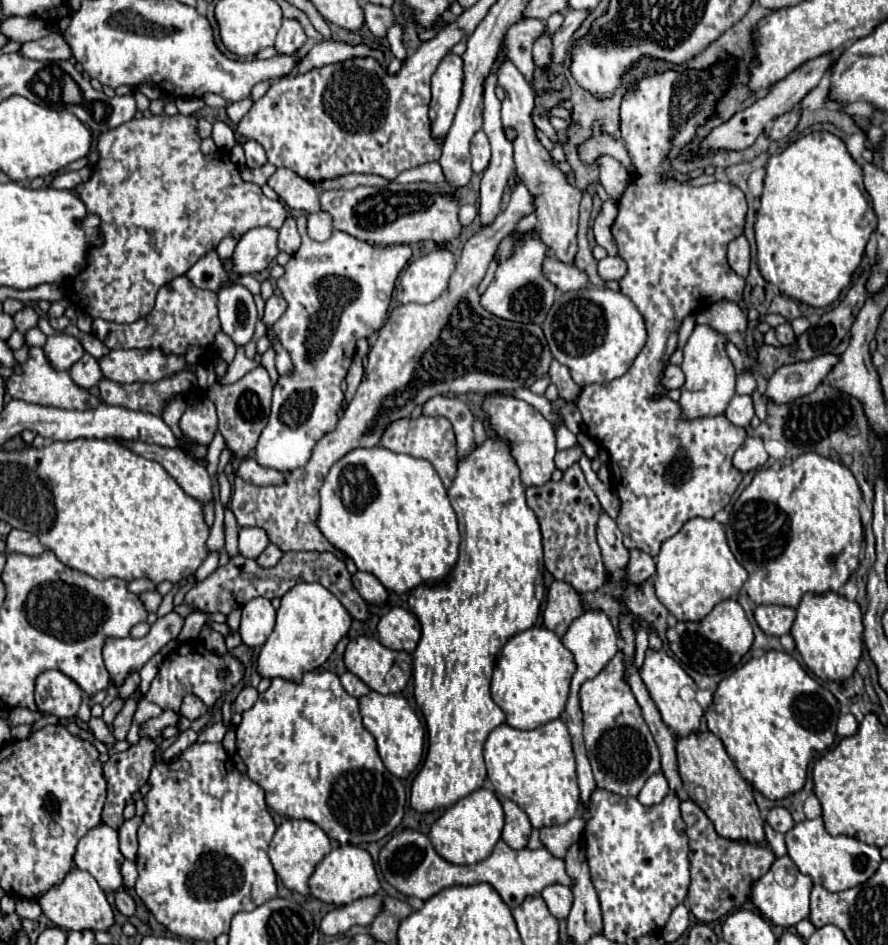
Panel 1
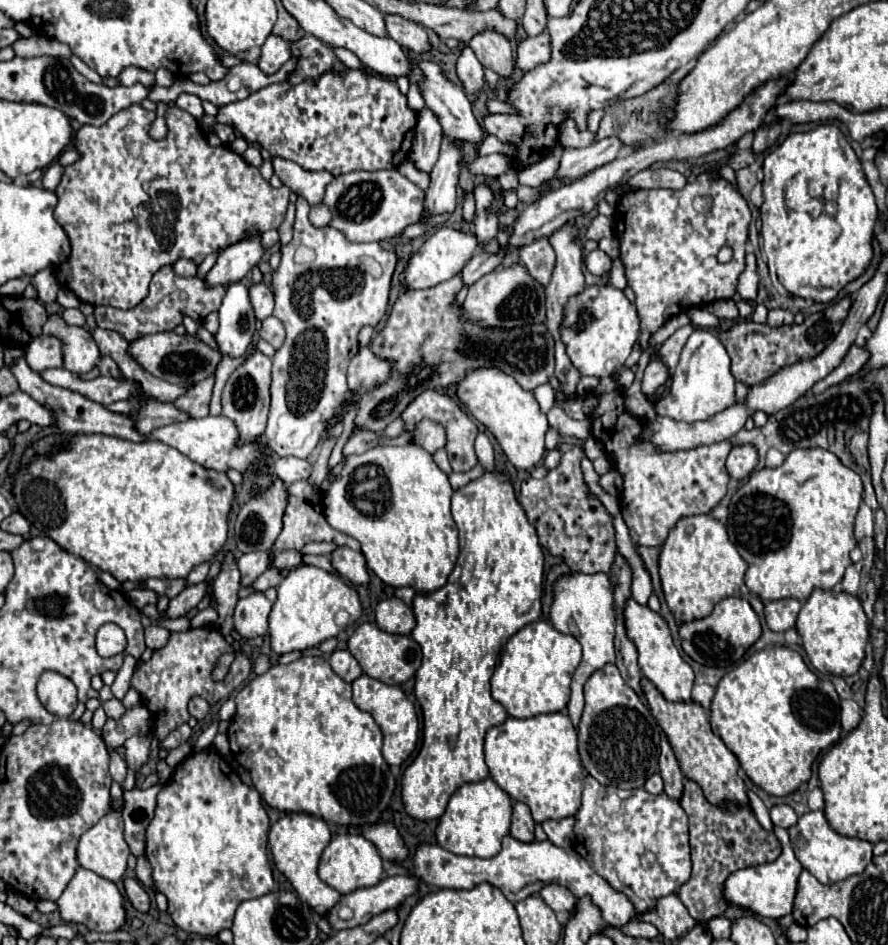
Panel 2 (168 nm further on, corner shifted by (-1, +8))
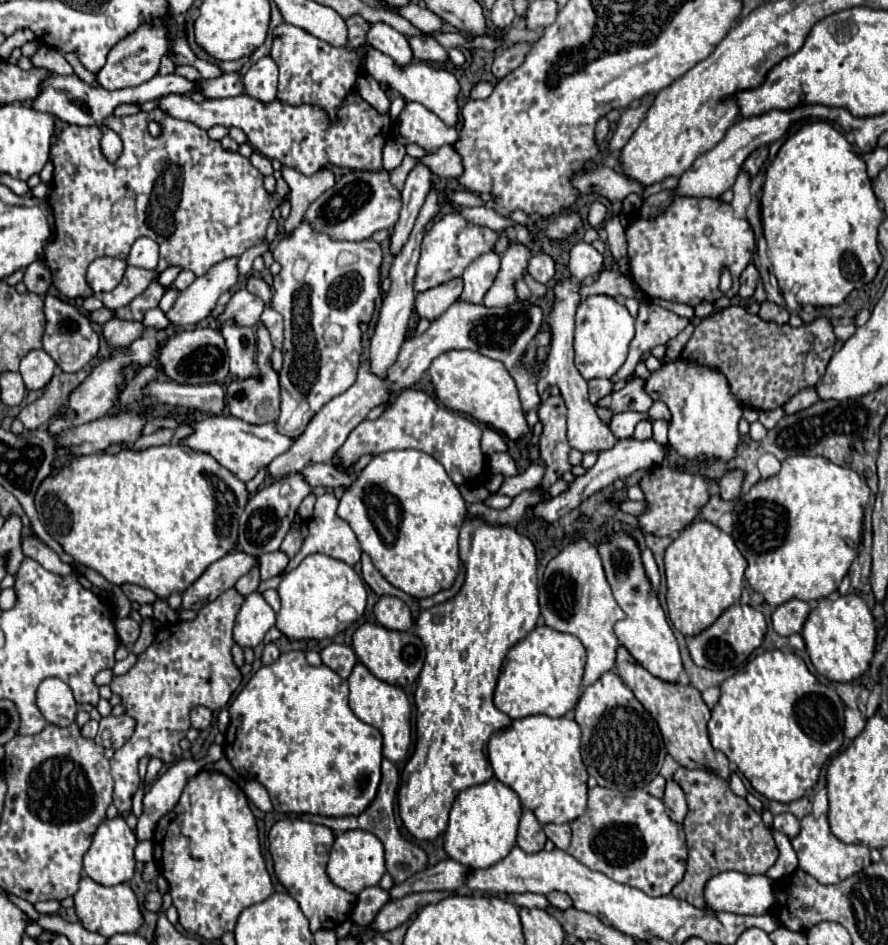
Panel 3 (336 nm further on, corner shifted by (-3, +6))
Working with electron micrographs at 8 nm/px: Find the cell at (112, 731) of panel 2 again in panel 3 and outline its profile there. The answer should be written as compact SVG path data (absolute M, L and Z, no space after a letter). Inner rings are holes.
M121 715L121 717L103 717L99 721L99 733L95 737L95 741L103 747L111 747L111 749L121 749L127 739L131 737L131 733L135 731L135 719Z

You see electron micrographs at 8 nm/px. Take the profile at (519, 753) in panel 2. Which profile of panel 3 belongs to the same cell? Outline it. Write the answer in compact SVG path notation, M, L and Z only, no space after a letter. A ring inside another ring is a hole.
M531 715L523 719L515 719L507 729L495 731L489 739L487 747L489 763L493 767L495 777L511 787L521 805L529 807L541 825L545 823L571 823L587 809L587 769L581 759L581 729L569 717L547 717L547 715Z

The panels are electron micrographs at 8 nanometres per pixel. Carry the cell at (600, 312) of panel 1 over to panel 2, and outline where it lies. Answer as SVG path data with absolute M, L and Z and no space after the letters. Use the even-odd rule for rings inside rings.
M593 285L581 295L575 295L565 305L565 319L561 323L561 339L565 339L569 357L581 375L609 377L623 367L639 337L639 317L623 291L613 285Z

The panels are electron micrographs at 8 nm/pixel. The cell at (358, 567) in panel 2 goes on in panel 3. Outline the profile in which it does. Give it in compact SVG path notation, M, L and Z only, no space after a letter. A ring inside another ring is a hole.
M325 493L325 495L317 497L315 511L313 511L313 515L311 515L311 517L309 517L309 521L307 521L309 537L305 539L305 543L303 543L301 551L291 559L291 563L287 565L280 575L266 581L262 581L257 589L258 592L262 594L267 589L277 589L284 576L283 574L295 569L295 567L299 565L299 561L301 561L301 559L305 559L305 557L307 557L307 555L311 555L311 553L325 553L327 557L335 557L337 561L343 561L343 563L347 563L347 565L351 565L351 567L355 567L355 565L359 563L359 557L361 557L359 541L357 541L357 537L355 537L353 529L349 527L349 523L337 517L337 513L335 513L335 511L337 511L337 503L339 503L339 501L337 501L337 497L335 497L333 493Z

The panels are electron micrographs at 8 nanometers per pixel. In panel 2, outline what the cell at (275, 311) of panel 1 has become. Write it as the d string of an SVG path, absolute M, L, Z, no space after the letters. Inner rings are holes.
M263 283L251 285L249 287L249 299L251 299L251 305L253 305L255 317L259 321L263 321L265 317L269 317L273 313L273 293L267 285L263 285Z

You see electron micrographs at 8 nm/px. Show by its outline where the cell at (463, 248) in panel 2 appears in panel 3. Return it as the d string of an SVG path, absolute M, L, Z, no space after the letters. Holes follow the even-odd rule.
M445 215L441 219L437 219L429 227L429 231L425 233L423 243L421 243L421 257L419 257L419 265L417 265L417 277L415 277L415 293L427 291L431 287L437 287L445 281L459 277L473 259L477 259L485 251L491 251L495 247L495 241L497 241L495 231L471 225L461 215Z

